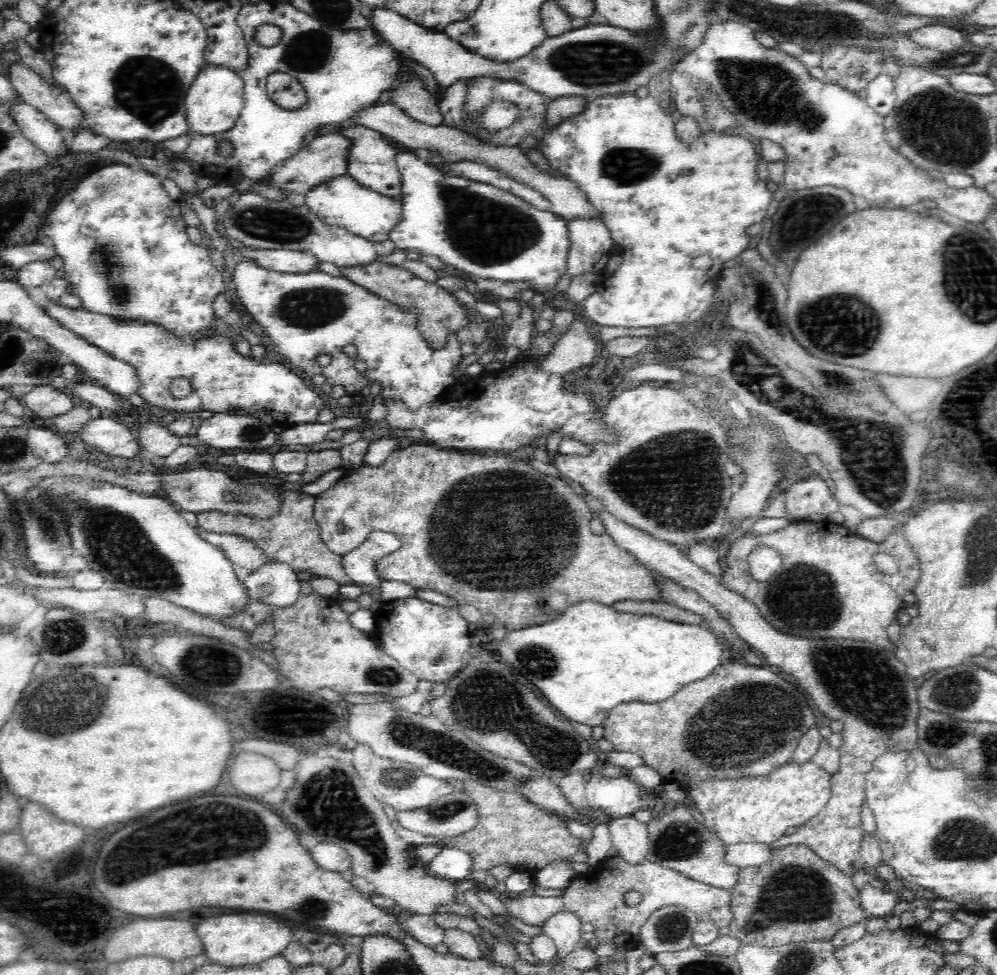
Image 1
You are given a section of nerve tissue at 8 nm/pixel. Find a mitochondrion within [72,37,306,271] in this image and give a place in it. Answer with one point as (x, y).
(147, 88)

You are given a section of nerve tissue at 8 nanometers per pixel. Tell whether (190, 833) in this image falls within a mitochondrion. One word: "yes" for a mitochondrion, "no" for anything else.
no

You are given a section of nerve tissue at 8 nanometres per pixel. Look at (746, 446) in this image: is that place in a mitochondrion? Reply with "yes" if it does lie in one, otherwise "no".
yes

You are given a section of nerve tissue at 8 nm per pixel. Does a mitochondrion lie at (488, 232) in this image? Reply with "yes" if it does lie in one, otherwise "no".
yes

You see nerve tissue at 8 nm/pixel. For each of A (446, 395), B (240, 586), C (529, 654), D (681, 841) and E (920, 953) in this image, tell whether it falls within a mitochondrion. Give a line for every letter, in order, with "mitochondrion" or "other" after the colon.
A: other
B: other
C: mitochondrion
D: mitochondrion
E: other

